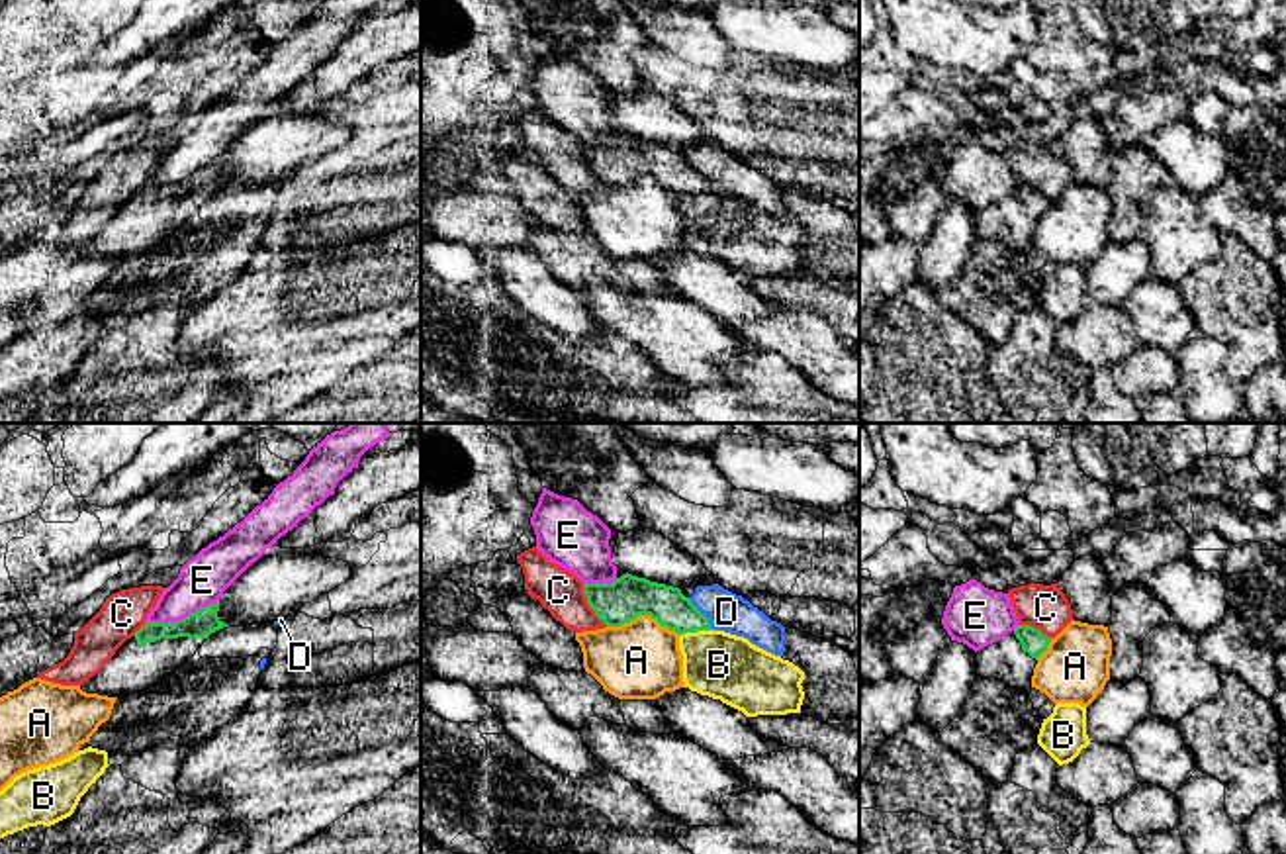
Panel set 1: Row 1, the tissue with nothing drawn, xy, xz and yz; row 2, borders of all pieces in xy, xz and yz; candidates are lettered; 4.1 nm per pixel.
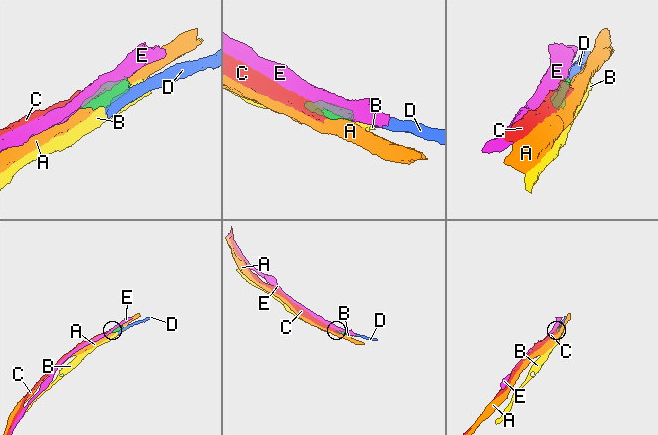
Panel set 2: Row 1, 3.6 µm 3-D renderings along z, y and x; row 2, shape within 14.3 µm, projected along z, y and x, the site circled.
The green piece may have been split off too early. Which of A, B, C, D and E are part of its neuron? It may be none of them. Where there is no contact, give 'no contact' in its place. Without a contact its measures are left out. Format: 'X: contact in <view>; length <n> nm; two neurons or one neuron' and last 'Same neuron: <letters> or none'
A: contact in xz; length 300 nm; two neurons
B: contact in xz; length 130 nm; two neurons
C: contact in xz; length 200 nm; two neurons
D: contact in xz; length 160 nm; two neurons
E: contact in xy; length 320 nm; two neurons
Same neuron: none

